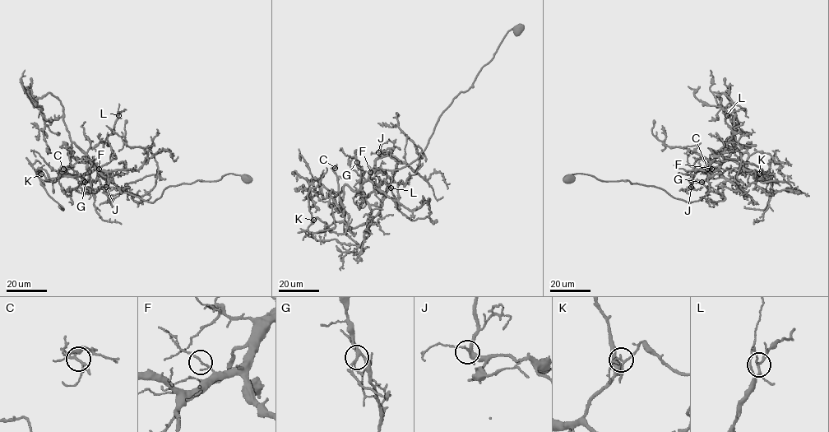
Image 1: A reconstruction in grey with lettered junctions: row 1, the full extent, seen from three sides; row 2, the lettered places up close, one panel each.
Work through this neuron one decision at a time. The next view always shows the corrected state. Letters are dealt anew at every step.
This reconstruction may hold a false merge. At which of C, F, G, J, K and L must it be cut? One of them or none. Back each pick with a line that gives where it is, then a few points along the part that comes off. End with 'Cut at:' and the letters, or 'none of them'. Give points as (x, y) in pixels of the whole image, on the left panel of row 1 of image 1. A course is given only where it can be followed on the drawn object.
K: place (41, 174); course (41, 174), (35, 171), (39, 177), (51, 181), (63, 176), (81, 175), (116, 158), (107, 139), (108, 132)
Cut at: K

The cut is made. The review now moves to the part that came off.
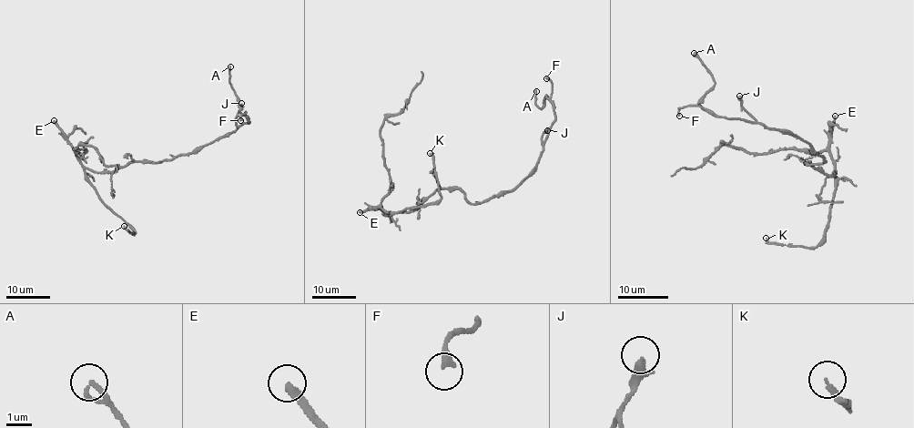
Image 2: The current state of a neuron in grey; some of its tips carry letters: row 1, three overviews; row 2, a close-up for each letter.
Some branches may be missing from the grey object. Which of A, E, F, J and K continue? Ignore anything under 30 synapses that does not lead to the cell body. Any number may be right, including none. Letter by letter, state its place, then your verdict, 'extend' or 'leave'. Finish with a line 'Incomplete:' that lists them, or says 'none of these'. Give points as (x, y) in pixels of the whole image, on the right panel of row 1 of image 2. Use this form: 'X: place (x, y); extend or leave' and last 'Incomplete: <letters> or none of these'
A: place (694, 53); leave
E: place (835, 116); extend
F: place (679, 116); leave
J: place (739, 96); leave
K: place (766, 238); extend
Incomplete: E, K

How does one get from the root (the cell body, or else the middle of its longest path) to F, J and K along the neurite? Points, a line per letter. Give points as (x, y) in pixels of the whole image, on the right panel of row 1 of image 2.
F: (807, 164), (825, 161), (807, 142), (790, 133), (743, 119), (716, 117), (699, 106), (684, 106), (679, 116)
J: (807, 164), (825, 161), (800, 138), (761, 125), (742, 106), (739, 96)
K: (807, 164), (829, 175), (834, 175), (835, 171), (835, 193), (825, 237), (815, 247), (769, 243), (766, 238)

